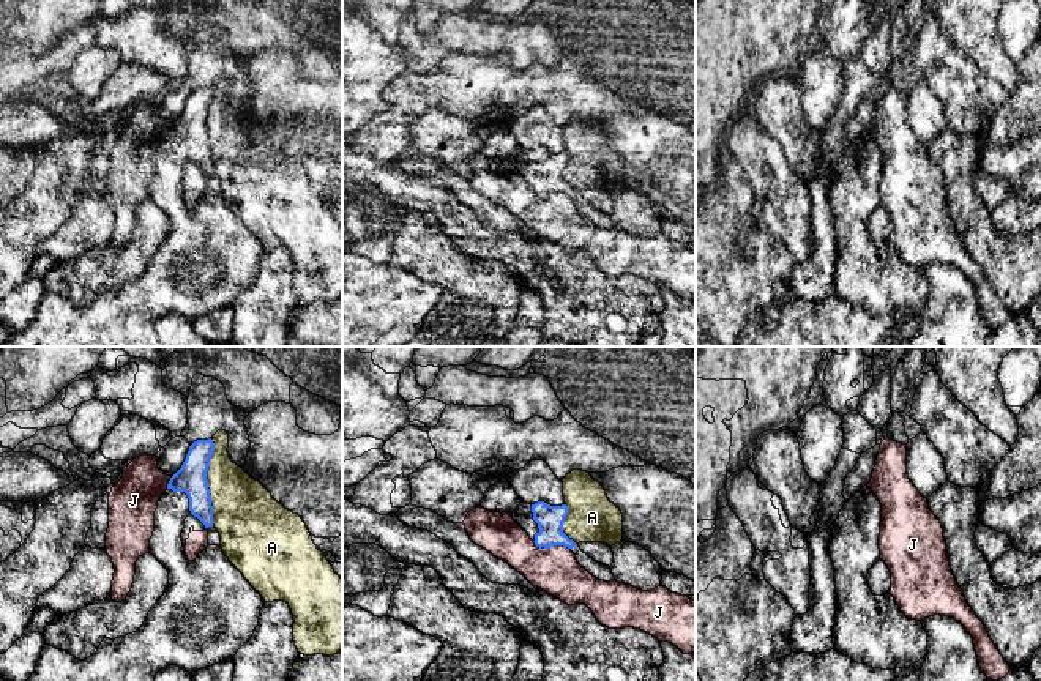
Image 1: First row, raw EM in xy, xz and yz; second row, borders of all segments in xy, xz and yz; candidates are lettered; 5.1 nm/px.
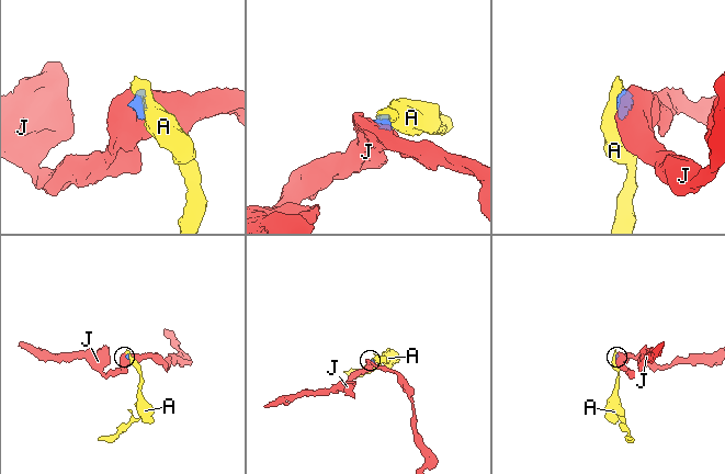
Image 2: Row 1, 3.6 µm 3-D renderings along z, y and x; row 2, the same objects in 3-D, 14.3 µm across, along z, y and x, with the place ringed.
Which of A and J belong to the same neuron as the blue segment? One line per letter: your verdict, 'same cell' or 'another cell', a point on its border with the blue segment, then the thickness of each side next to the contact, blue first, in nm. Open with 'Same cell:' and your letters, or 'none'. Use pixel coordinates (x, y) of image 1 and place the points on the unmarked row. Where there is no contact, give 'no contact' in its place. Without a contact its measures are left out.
Same cell: none
A: another cell; contact xy (207, 128); calibres 160 and 320 nm
J: another cell; contact xz (557, 191); calibres 140 and 240 nm

